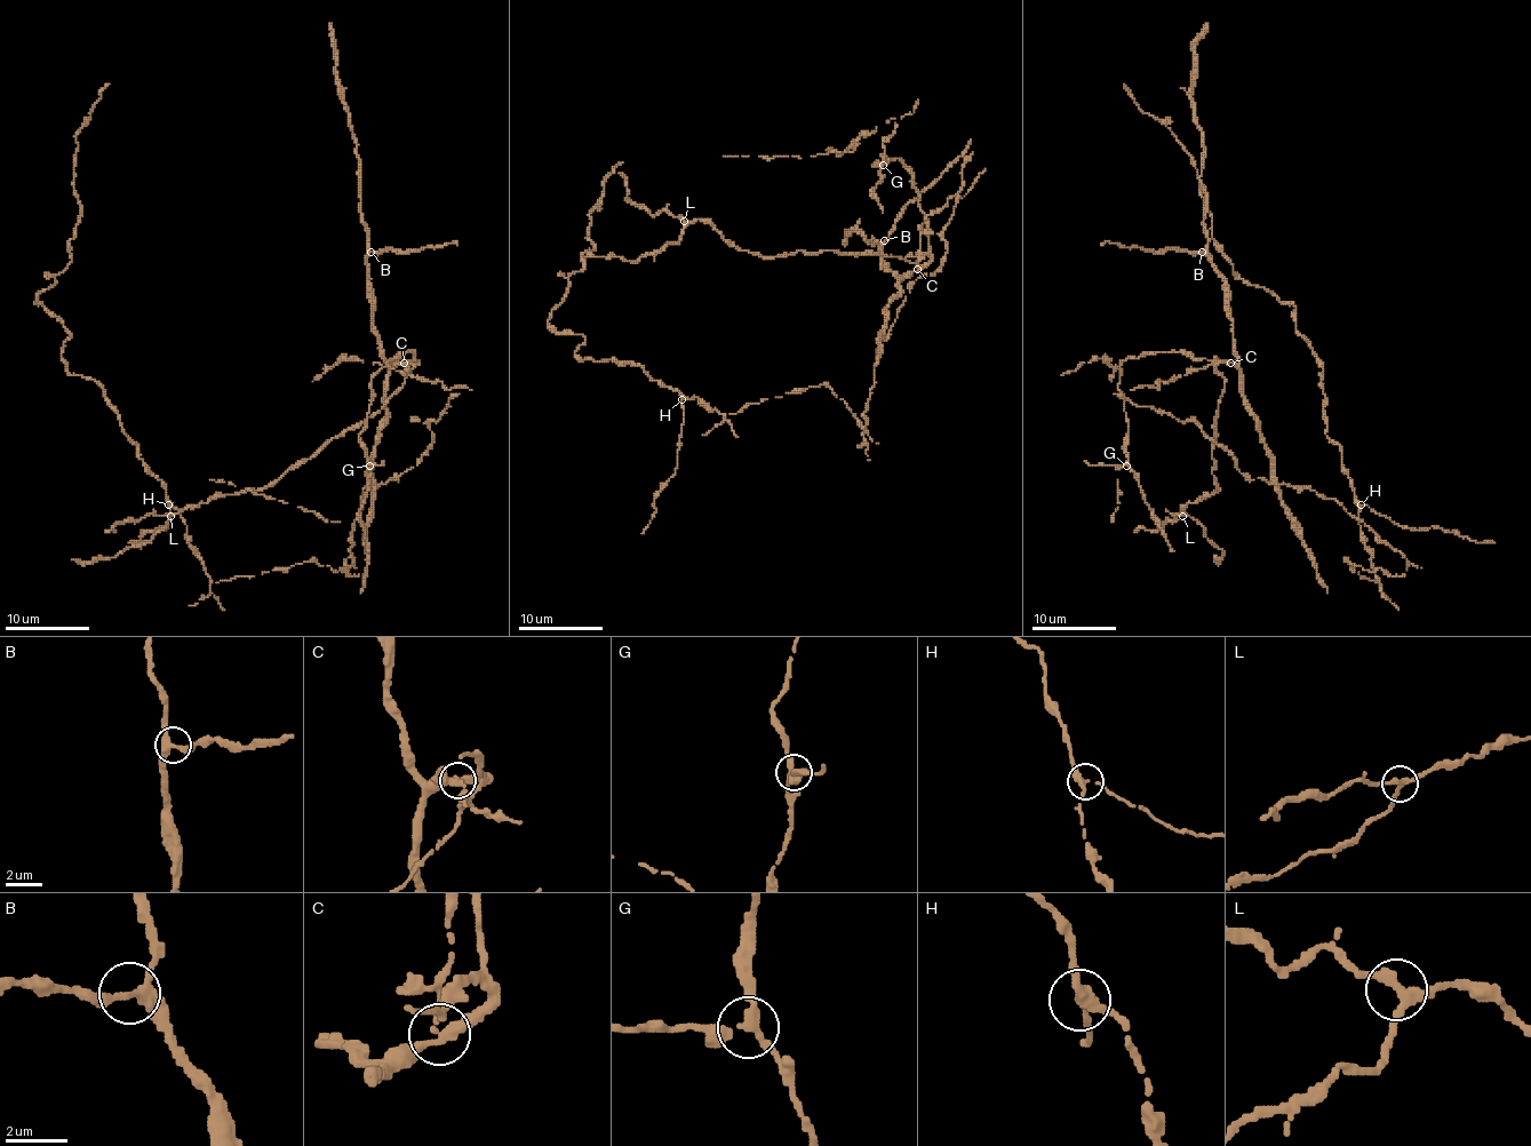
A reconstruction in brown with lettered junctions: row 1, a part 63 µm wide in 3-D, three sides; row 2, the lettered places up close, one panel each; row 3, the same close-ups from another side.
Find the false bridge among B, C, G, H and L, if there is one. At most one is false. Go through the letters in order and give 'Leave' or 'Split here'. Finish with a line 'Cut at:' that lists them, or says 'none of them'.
B: Leave
C: Split here
G: Leave
H: Leave
L: Leave
Cut at: C

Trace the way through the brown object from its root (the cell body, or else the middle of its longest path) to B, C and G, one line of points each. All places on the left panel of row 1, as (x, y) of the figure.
B: (340, 570), (359, 574), (352, 524), (363, 491), (382, 484), (371, 454), (388, 360), (373, 325), (371, 252)
C: (340, 570), (359, 574), (350, 532), (363, 491), (382, 484), (371, 454), (385, 377), (405, 363)
G: (340, 570), (359, 574), (350, 532), (382, 484), (385, 377), (411, 352), (371, 379), (369, 466)

